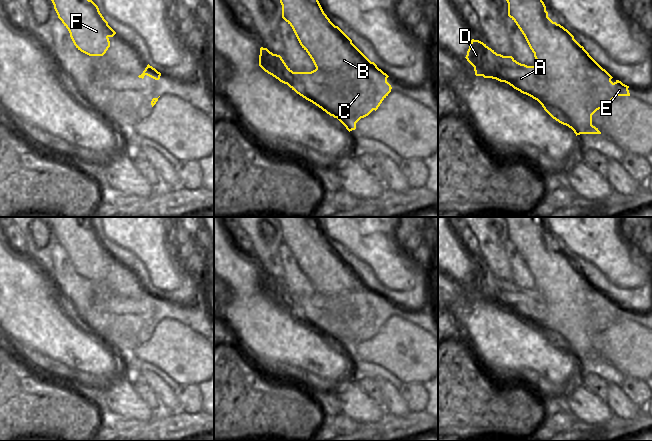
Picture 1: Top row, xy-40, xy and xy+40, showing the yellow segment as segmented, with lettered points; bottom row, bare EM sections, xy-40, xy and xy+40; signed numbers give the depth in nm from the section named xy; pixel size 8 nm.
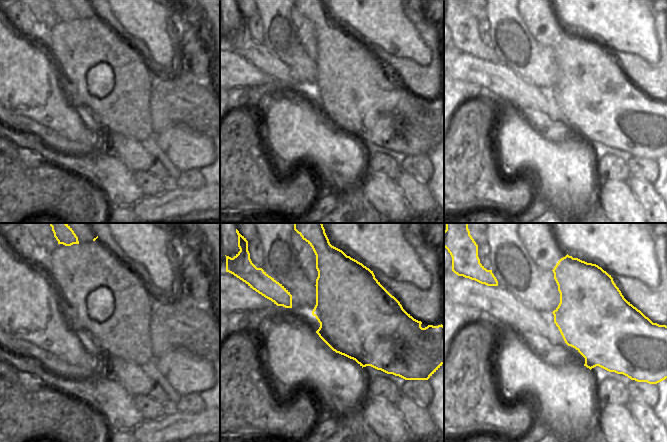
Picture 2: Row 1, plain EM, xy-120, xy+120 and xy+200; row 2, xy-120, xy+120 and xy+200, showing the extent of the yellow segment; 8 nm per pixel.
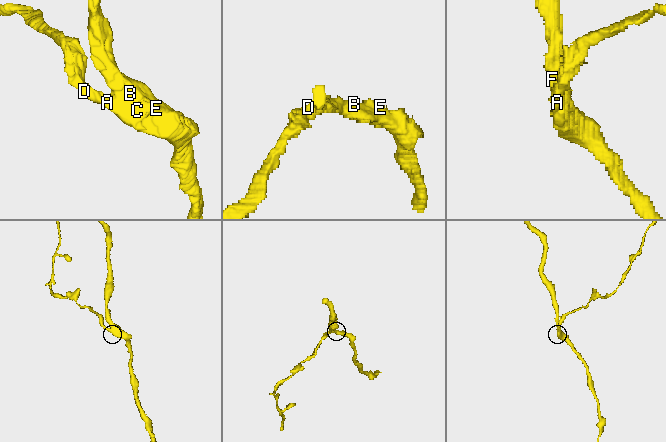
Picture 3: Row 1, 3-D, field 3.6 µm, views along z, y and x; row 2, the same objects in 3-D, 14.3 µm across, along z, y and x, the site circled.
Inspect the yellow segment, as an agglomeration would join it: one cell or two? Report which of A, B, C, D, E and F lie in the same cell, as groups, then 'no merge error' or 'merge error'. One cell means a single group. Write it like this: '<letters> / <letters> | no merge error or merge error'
A D / B C E F | merge error

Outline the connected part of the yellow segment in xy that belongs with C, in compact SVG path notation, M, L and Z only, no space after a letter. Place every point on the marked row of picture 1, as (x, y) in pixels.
M280 0L282 5L282 18L292 27L300 45L302 48L308 53L310 58L312 59L315 67L319 70L323 70L328 73L328 77L326 79L326 89L323 94L320 95L319 98L315 99L312 103L321 108L330 116L337 118L350 132L356 129L356 123L366 116L368 116L373 110L377 110L382 101L388 96L391 92L391 85L387 82L387 78L389 77L386 73L384 73L381 69L377 67L374 62L371 62L353 43L352 40L338 27L335 26L327 15L324 13L320 3L318 0Z

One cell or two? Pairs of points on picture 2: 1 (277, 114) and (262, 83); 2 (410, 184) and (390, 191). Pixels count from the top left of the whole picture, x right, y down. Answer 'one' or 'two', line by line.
1: two
2: two

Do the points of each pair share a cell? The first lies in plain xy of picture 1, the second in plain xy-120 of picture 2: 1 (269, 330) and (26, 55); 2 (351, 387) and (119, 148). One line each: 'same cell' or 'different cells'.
1: same cell
2: different cells

